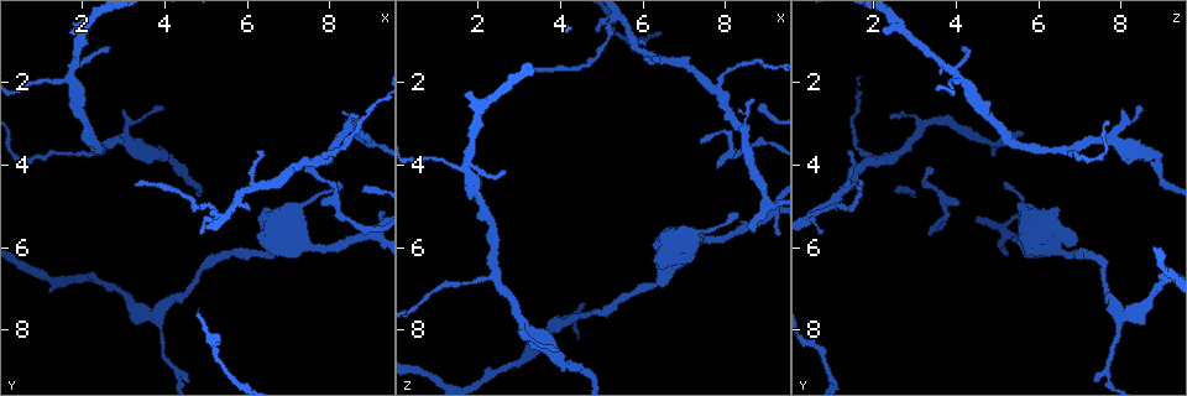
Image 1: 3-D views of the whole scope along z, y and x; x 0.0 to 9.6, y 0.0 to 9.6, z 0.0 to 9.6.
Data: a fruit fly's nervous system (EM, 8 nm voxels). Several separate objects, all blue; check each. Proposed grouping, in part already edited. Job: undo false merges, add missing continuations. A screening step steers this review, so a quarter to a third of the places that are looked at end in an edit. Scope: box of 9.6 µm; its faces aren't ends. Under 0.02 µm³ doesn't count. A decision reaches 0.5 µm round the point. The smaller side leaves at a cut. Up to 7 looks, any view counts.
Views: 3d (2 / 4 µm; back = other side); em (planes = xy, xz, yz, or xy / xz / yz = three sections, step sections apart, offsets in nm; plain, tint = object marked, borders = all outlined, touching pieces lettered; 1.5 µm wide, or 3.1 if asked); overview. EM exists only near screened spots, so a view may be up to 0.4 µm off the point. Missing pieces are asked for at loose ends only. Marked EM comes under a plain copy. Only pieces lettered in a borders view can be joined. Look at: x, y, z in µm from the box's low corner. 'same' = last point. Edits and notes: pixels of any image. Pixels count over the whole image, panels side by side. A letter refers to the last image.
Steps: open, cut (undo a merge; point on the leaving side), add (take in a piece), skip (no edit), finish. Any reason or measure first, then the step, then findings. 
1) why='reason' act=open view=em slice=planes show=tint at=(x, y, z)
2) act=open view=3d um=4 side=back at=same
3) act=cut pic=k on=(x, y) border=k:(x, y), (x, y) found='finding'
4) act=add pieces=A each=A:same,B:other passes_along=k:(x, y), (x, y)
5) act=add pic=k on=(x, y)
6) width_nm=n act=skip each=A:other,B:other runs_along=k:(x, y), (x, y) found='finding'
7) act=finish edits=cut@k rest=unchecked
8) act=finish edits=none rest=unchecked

why='free end' act=open view=em slice=planes show=borders at=(8.65, 3.25, 5.60)

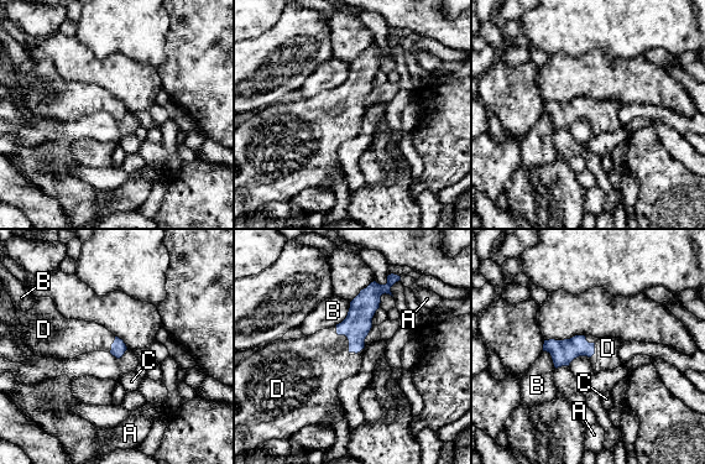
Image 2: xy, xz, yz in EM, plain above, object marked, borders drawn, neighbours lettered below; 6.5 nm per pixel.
width_nm=100 act=add pieces=D each=A:other,B:other,C:other,D:same passes_along=2:(356, 326), (345, 335), (313, 356) found='the neuron continues'

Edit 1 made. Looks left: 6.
why='branch stops here' act=open view=3d um=2 at=(1.70, 0.70, 2.25)

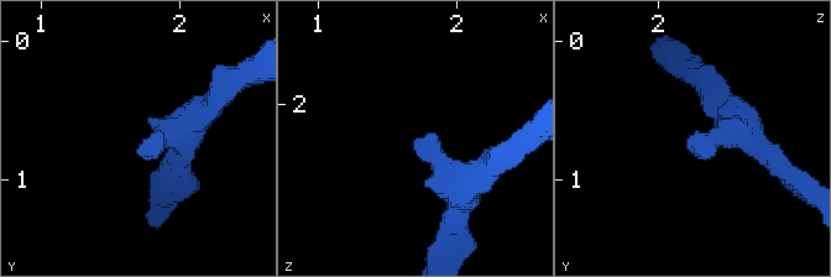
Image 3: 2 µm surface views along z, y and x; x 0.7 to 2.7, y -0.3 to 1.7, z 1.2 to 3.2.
act=open view=em slice=planes show=borders at=(1.74, 0.70, 2.28)

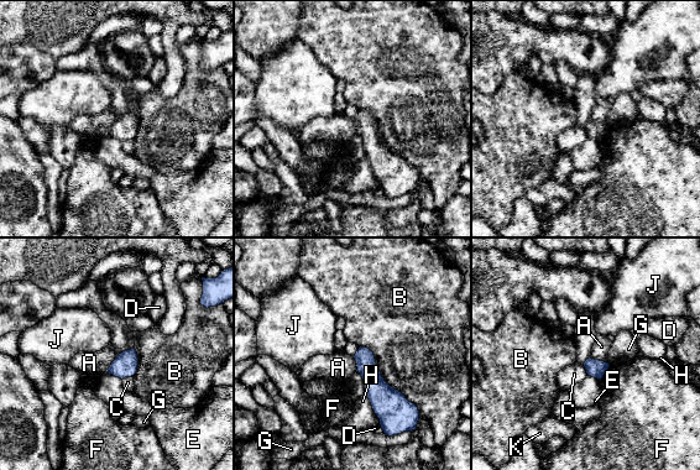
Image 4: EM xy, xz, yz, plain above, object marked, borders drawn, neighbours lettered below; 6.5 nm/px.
width_nm=120 longest_contact=B:600nm act=skip each=A:other,B:other,C:other,D:other,E:other,F:other,G:other,H:other,J:other,K:other found='none of them fits'

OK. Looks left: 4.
why='branch point' act=open view=em slice=planes show=borders at=(1.85, 2.05, 4.30)

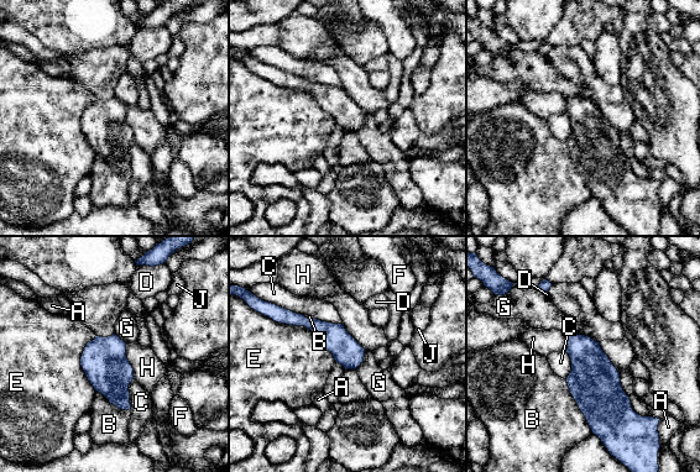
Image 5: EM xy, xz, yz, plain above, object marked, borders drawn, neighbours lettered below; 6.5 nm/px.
width_nm=190 act=skip each=A:other,B:other,C:other,D:other,E:other,F:other,G:other,H:other,J:other runs_along=5:(285, 318), (313, 324), (360, 358) found='all the same neuron'

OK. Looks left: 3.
act=finish edits=add@2 rest=unchecked

